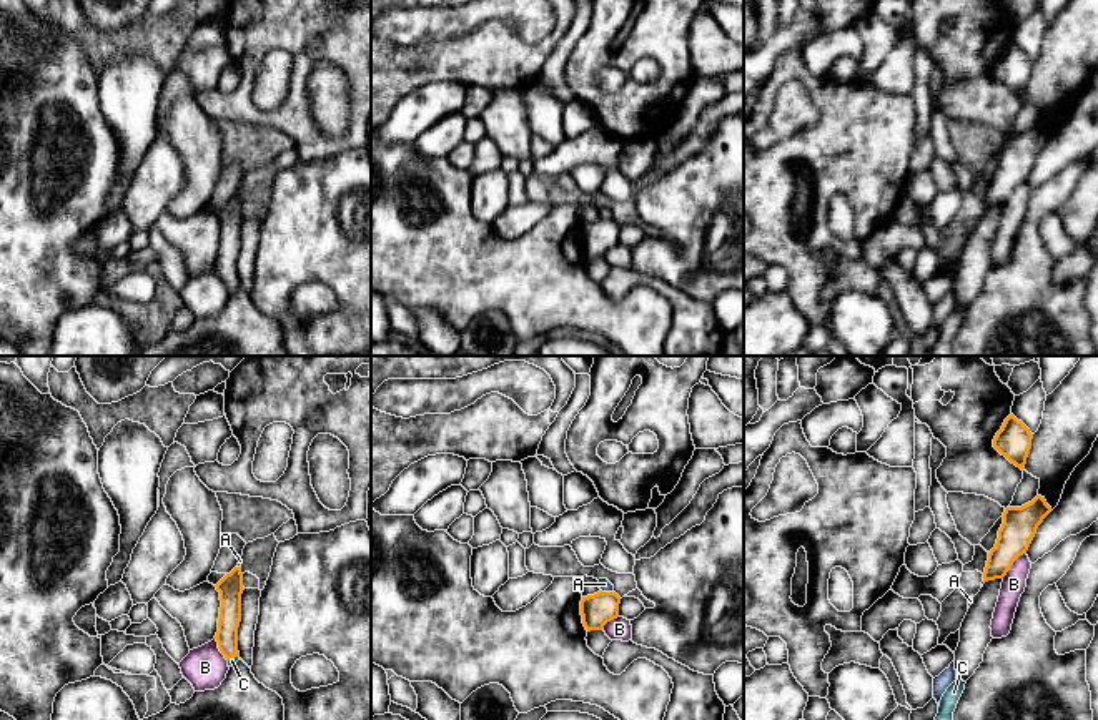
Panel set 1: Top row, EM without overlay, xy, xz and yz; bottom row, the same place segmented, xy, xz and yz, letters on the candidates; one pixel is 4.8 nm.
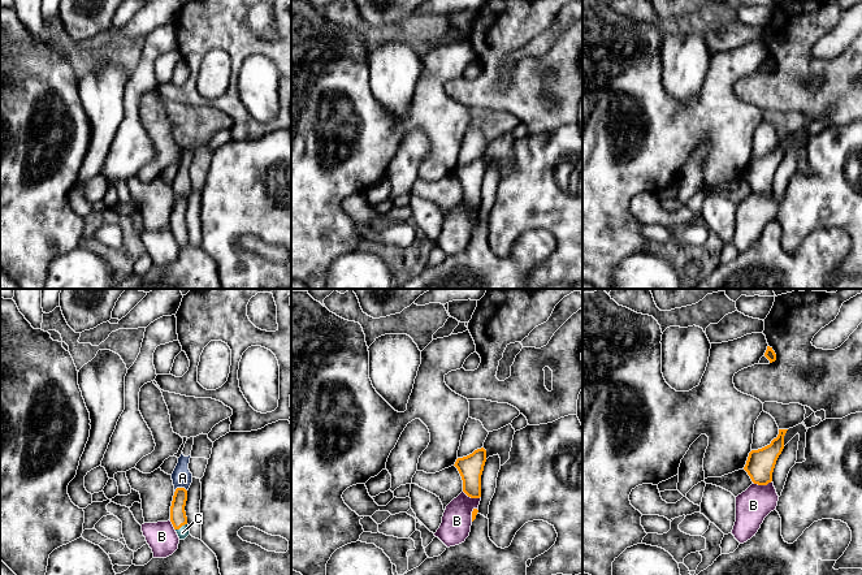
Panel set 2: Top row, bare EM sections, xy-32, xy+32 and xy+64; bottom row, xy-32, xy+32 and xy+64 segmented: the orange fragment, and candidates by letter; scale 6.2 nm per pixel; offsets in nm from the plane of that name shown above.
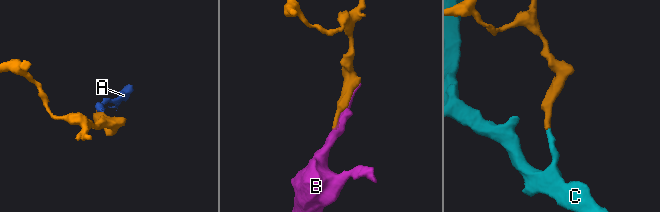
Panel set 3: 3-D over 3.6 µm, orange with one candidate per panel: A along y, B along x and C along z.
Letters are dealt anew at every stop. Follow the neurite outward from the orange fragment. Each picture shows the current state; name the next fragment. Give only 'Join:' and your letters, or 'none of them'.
Join: C

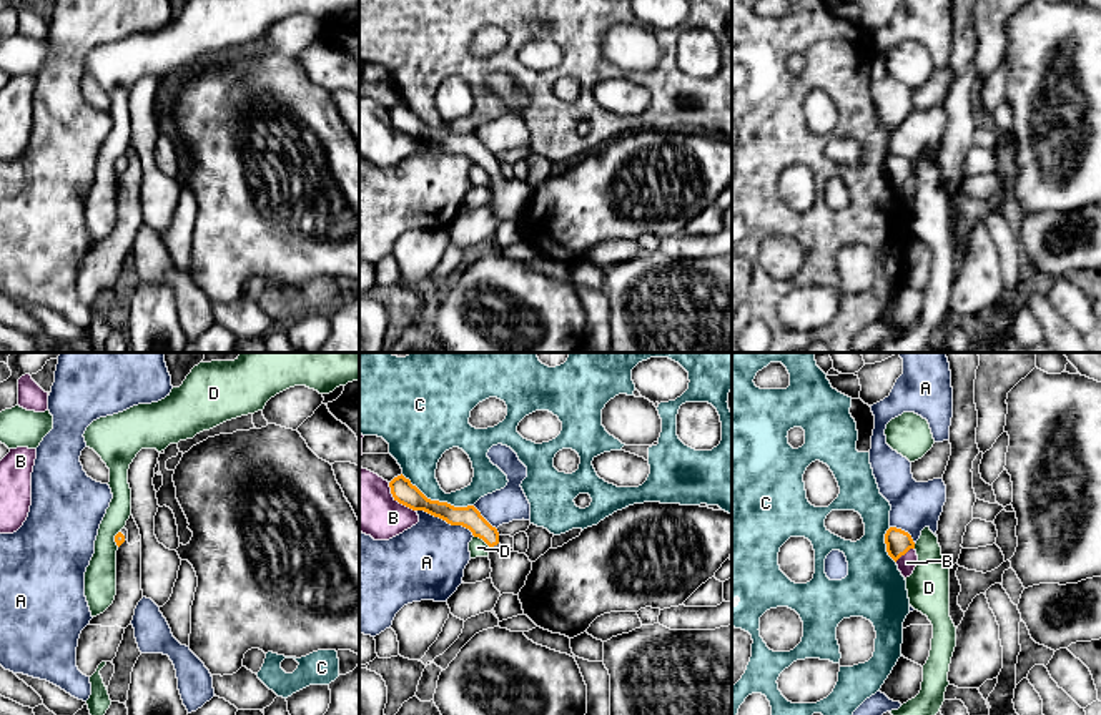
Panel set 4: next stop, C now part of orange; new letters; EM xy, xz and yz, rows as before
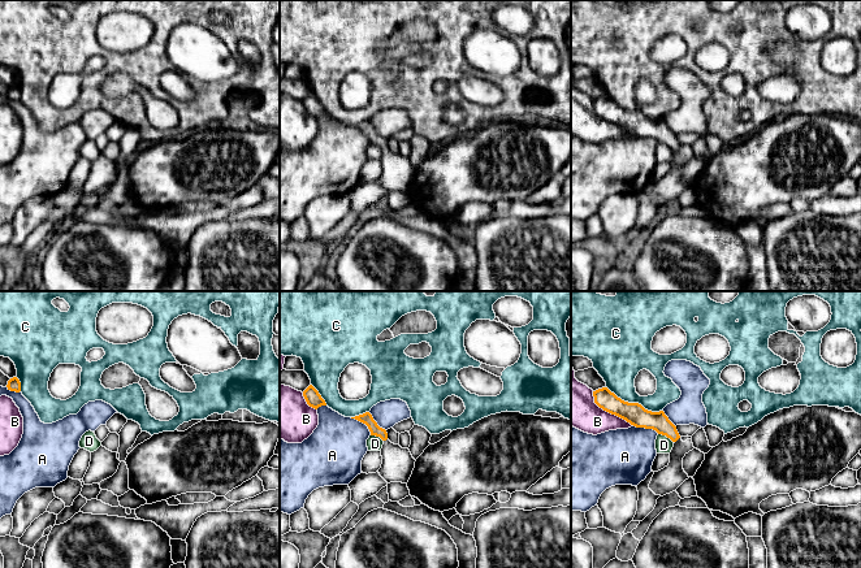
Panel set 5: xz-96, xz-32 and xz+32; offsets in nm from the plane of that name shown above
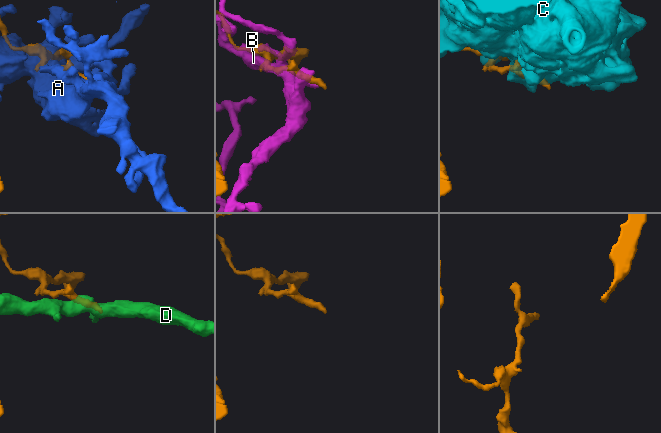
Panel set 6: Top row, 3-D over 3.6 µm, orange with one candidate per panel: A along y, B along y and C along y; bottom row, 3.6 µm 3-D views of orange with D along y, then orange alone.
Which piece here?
Join: none of them

